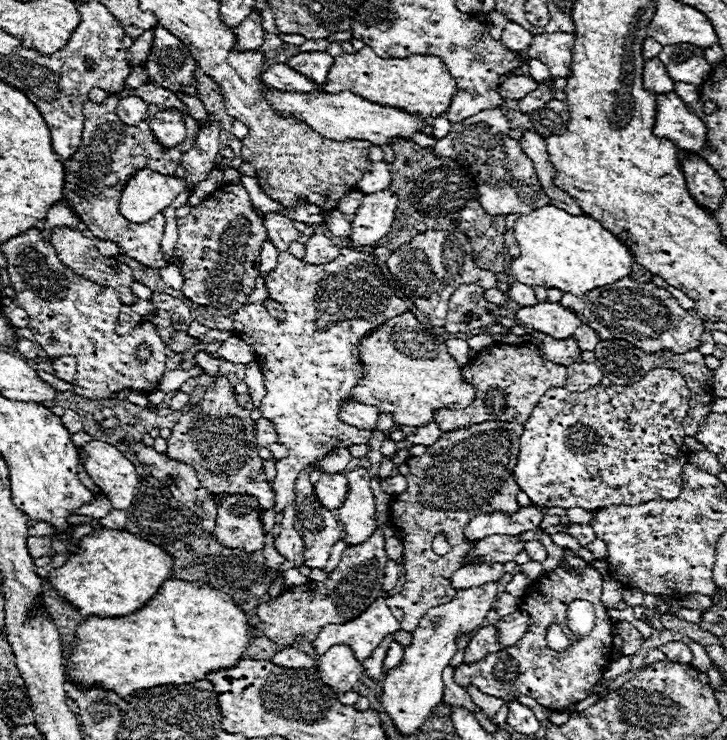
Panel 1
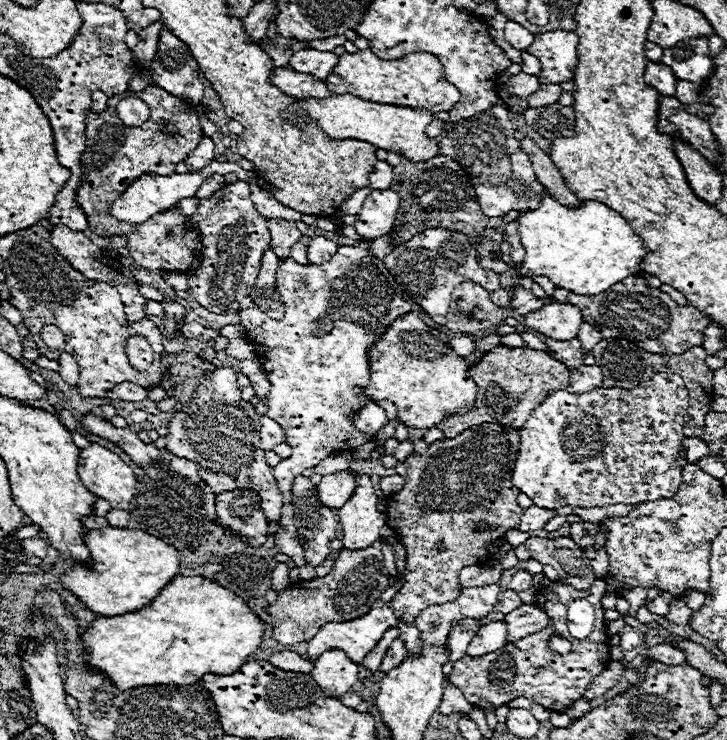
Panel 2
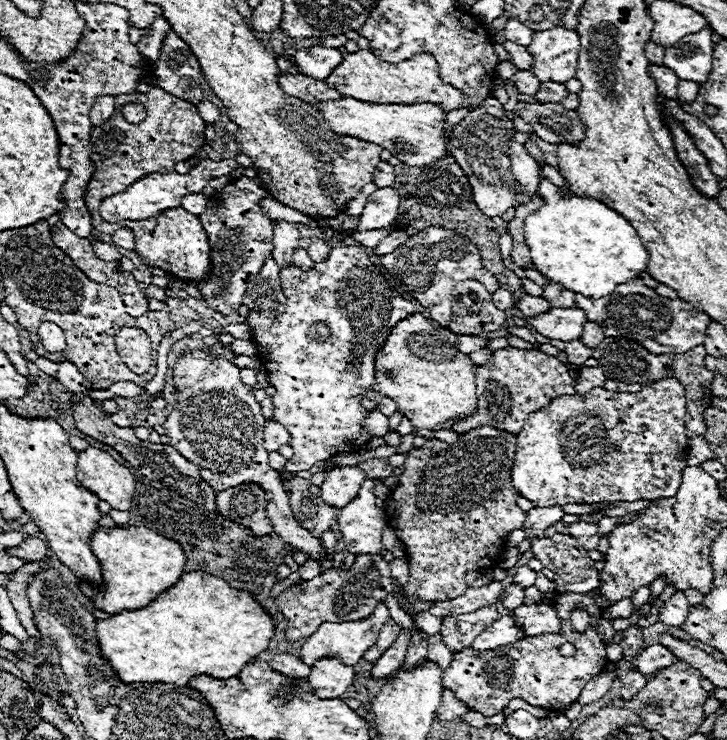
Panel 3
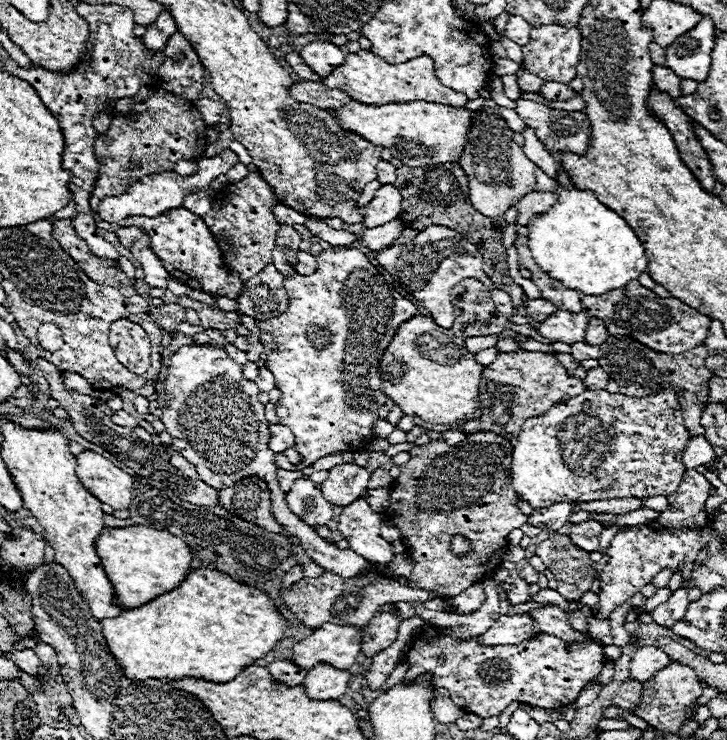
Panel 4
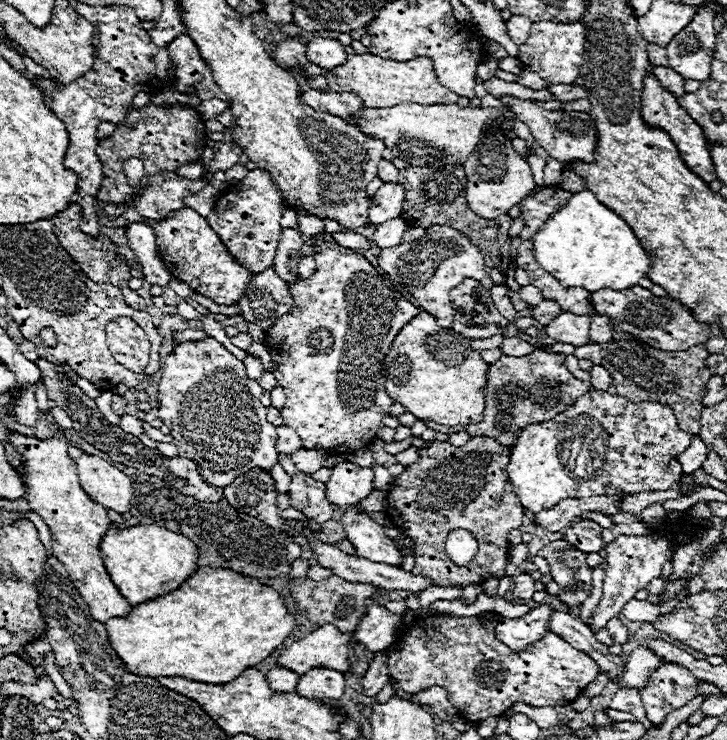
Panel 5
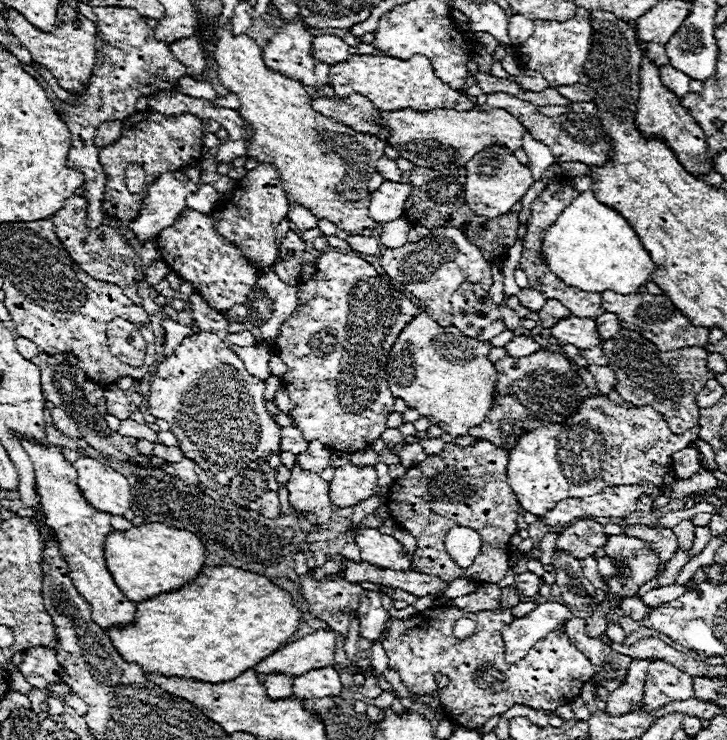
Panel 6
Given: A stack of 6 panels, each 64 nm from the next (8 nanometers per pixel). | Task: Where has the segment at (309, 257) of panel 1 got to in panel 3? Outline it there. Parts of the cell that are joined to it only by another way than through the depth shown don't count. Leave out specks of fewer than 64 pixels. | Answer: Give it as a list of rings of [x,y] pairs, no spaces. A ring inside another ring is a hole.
[[[322,238],[320,240],[312,240],[312,244],[308,246],[308,256],[314,260],[314,262],[322,262],[326,260],[326,256],[330,254],[332,246],[328,242],[324,242]]]

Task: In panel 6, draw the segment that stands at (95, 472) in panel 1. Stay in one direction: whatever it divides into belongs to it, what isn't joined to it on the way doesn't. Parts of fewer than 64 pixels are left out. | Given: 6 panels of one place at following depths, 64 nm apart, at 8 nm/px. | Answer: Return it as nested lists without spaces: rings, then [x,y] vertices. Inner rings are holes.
[[[80,456],[74,468],[78,468],[78,486],[84,498],[96,510],[114,516],[124,516],[130,510],[132,494],[126,476],[90,456]]]

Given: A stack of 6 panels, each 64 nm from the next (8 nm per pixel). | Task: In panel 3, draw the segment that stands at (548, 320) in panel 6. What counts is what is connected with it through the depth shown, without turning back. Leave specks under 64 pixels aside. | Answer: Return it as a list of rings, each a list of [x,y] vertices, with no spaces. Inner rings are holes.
[[[524,294],[516,302],[516,308],[522,312],[522,316],[530,318],[530,314],[540,314],[540,310],[550,310],[550,304],[544,298],[536,298],[536,296]]]

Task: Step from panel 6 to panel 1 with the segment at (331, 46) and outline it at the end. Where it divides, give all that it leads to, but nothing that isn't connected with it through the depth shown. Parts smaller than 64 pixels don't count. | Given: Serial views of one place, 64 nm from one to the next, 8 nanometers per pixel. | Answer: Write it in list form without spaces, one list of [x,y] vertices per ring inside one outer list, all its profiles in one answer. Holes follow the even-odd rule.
[[[302,52],[302,54],[292,56],[286,64],[322,86],[326,82],[330,62],[334,62],[334,58],[326,52]]]

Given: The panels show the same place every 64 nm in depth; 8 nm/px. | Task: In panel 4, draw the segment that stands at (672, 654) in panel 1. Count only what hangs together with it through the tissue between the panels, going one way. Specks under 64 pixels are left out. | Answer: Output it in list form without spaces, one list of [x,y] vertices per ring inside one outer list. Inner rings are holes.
[[[642,646],[638,650],[634,650],[632,660],[630,660],[630,678],[638,680],[638,682],[646,682],[650,680],[658,670],[662,670],[662,666],[668,666],[672,662],[672,658],[662,652],[656,646]]]

